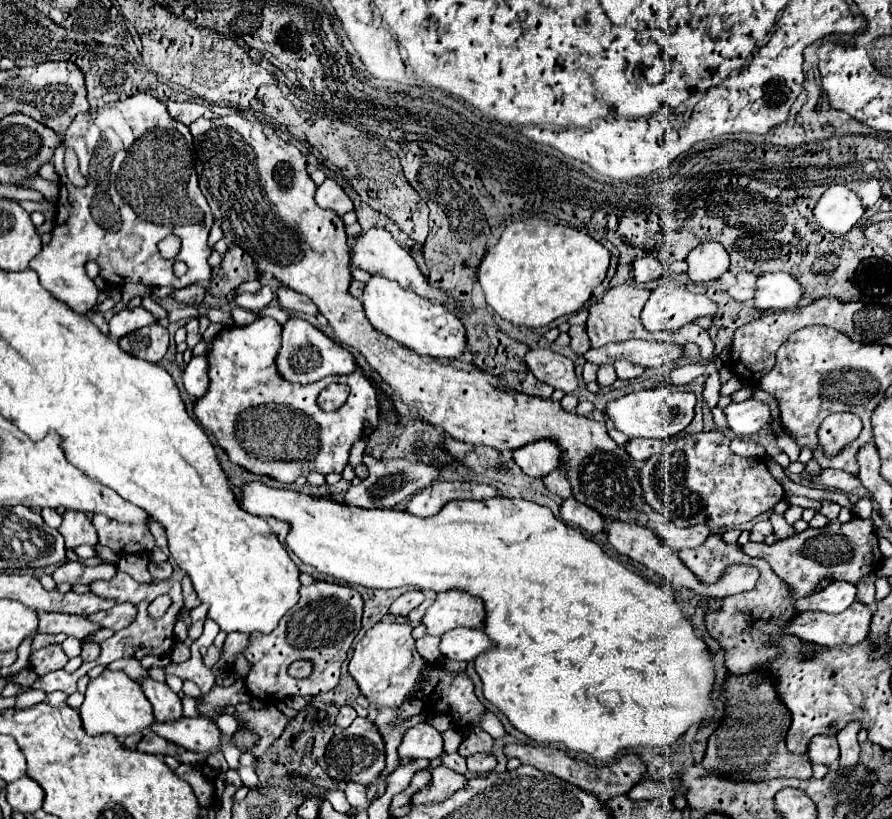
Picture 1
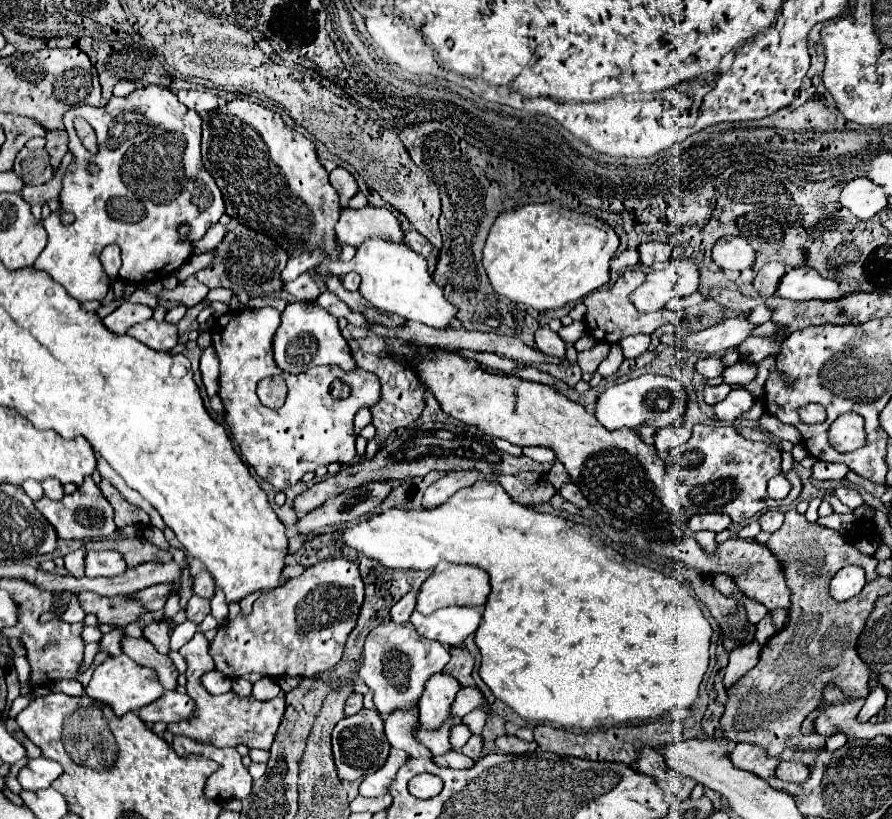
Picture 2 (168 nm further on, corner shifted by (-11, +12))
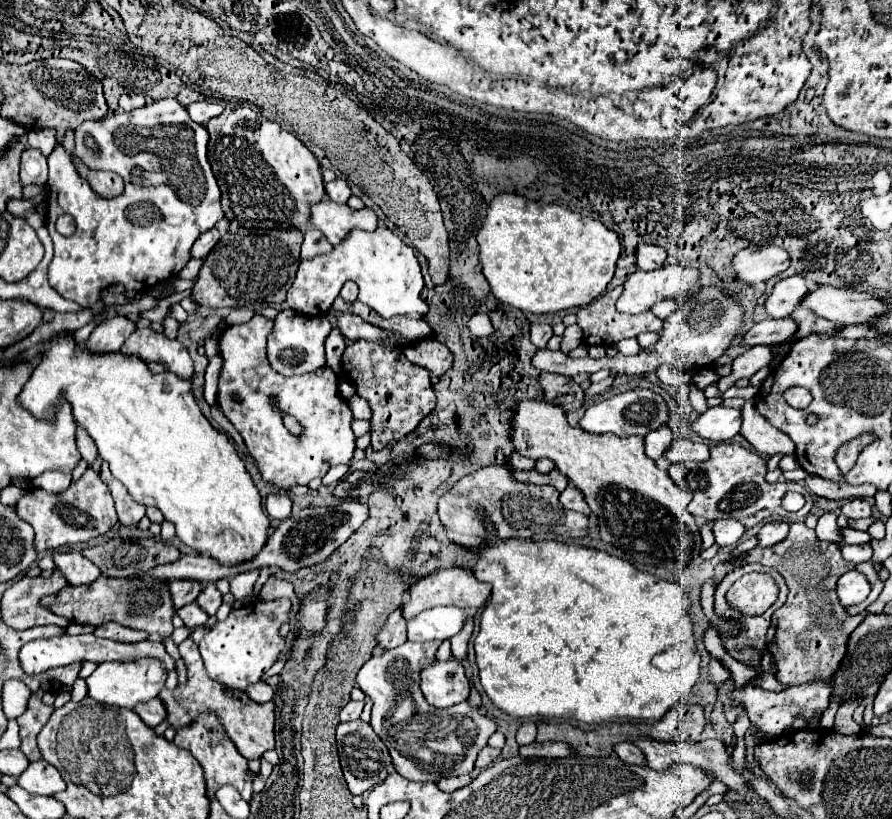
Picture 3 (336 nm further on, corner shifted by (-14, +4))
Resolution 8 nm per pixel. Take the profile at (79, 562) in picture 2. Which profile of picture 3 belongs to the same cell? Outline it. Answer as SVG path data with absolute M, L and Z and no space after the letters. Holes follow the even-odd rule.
M53 572L49 578L39 576L15 582L1 598L3 622L15 630L27 630L45 624L69 626L67 618L53 614L47 606L41 604L45 596L55 596L67 586L69 584L61 572Z

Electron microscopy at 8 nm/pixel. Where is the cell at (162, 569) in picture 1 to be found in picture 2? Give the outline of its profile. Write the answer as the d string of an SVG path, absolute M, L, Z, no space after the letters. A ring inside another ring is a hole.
M122 538L122 540L90 540L86 542L88 550L116 550L122 554L128 566L138 566L150 560L172 560L172 552L162 550L148 542L146 538Z

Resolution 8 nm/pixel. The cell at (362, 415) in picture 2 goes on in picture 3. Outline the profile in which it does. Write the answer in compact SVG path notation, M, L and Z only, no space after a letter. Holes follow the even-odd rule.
M353 396L353 398L349 400L349 408L351 408L351 412L353 412L355 418L359 418L359 420L371 420L369 402L363 400L361 396Z

